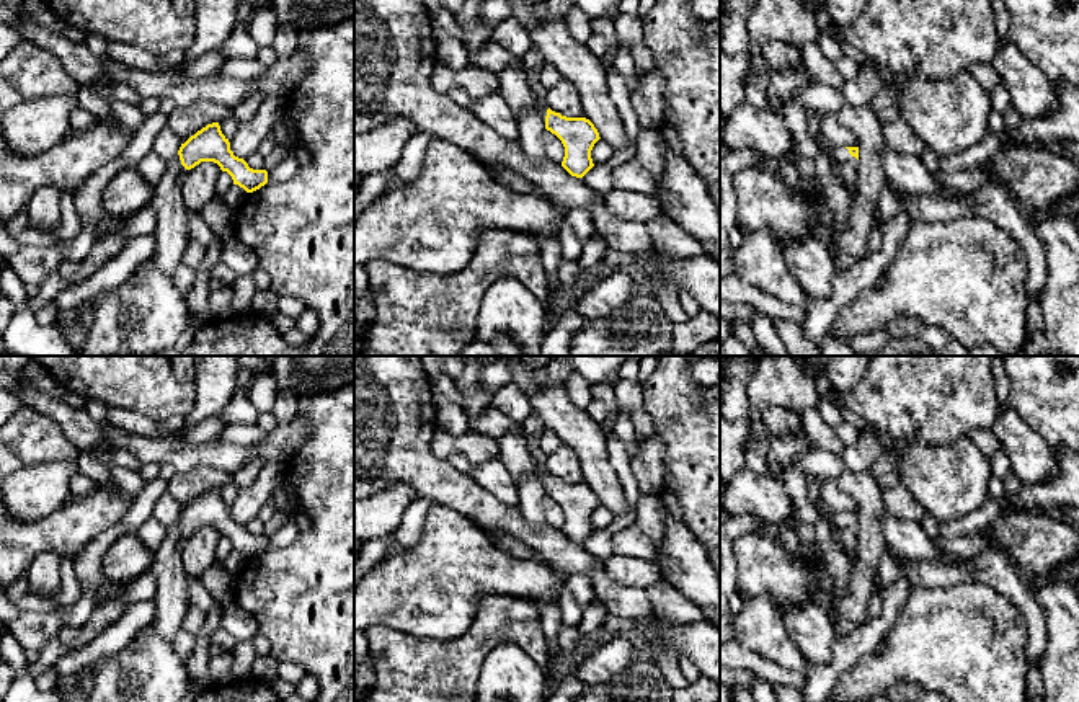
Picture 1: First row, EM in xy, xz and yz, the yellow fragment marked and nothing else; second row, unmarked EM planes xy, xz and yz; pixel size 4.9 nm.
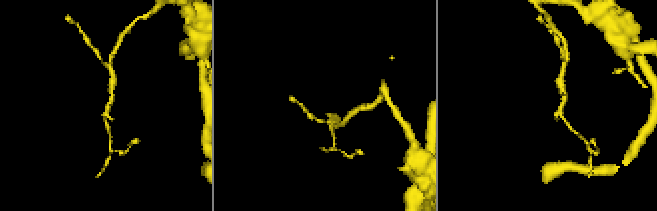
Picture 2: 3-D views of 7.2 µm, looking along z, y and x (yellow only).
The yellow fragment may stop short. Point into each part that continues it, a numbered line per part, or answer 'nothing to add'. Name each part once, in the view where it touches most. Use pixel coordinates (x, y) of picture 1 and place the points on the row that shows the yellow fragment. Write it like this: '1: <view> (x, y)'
1: yz (844, 167)

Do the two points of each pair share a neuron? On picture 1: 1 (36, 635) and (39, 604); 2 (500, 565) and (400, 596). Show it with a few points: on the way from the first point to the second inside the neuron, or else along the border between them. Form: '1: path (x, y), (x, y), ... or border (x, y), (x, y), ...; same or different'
1: border (61, 606), (51, 611), (22, 613); different
2: path (475, 568), (454, 568), (431, 591), (425, 593); same

